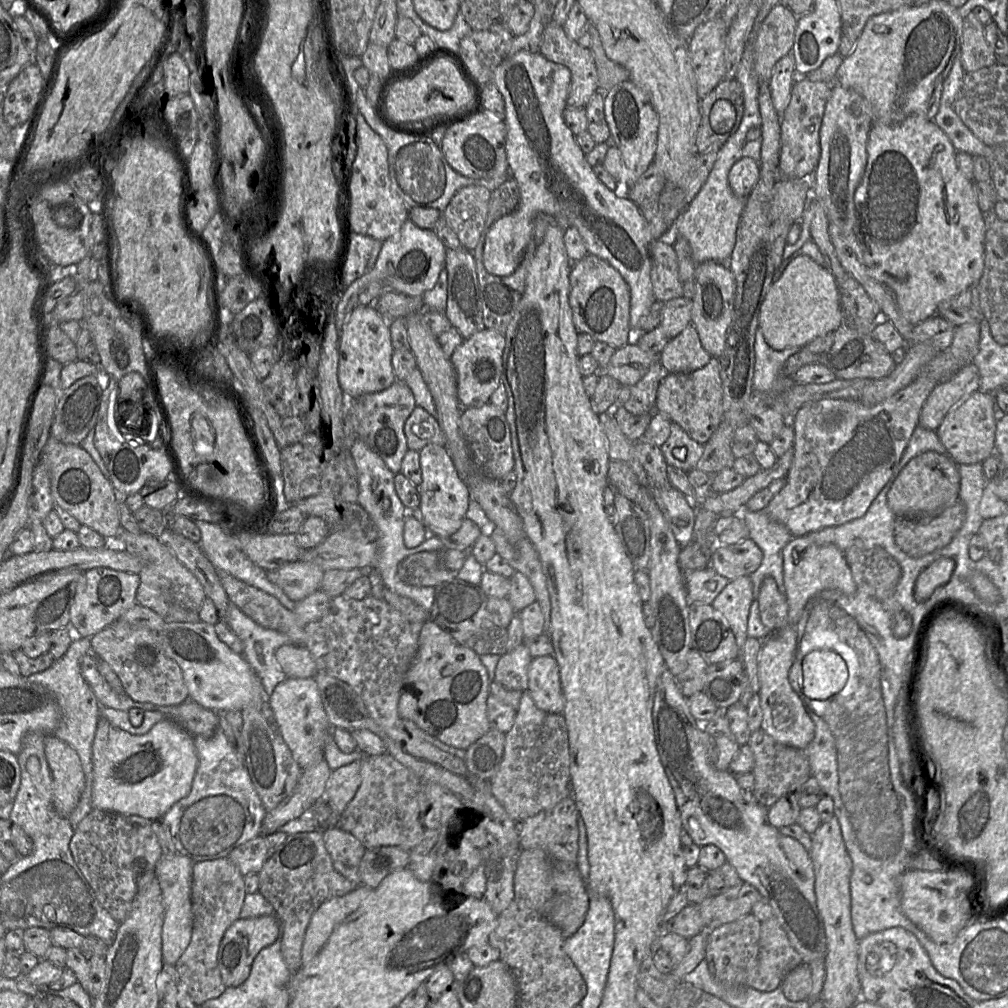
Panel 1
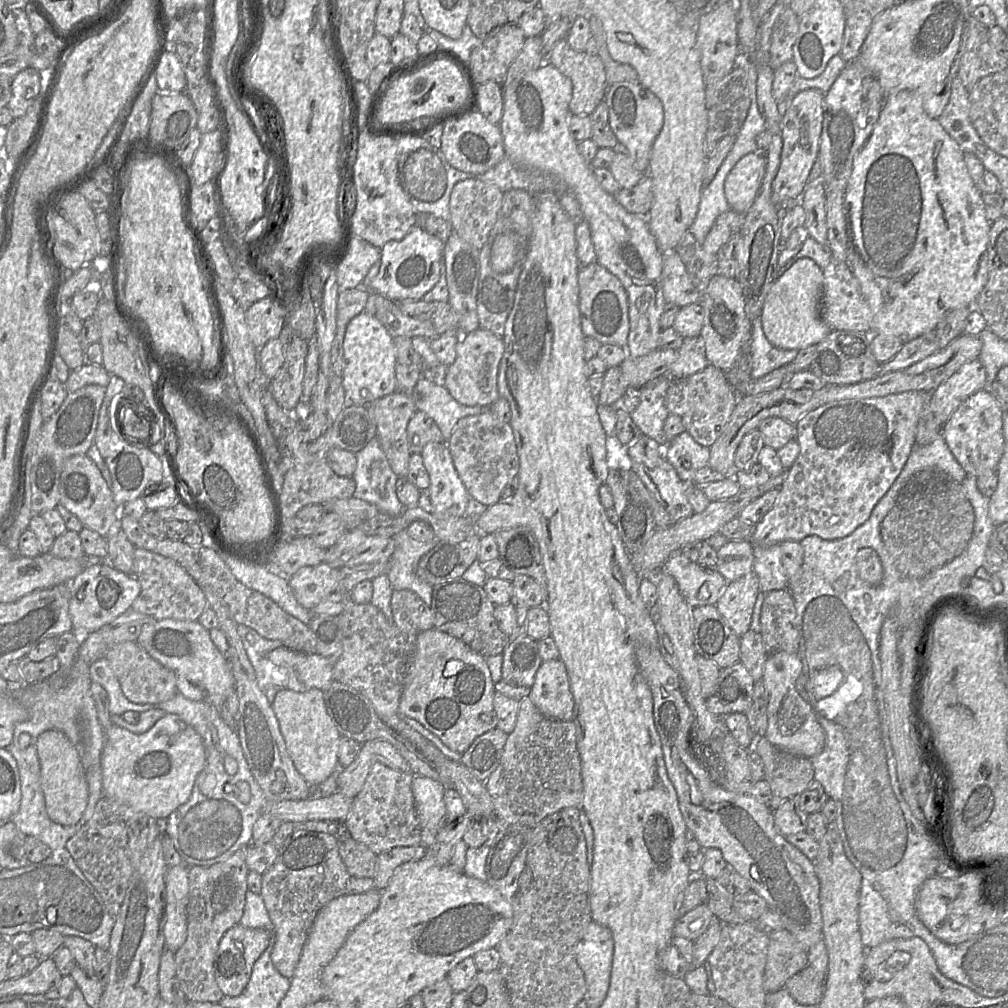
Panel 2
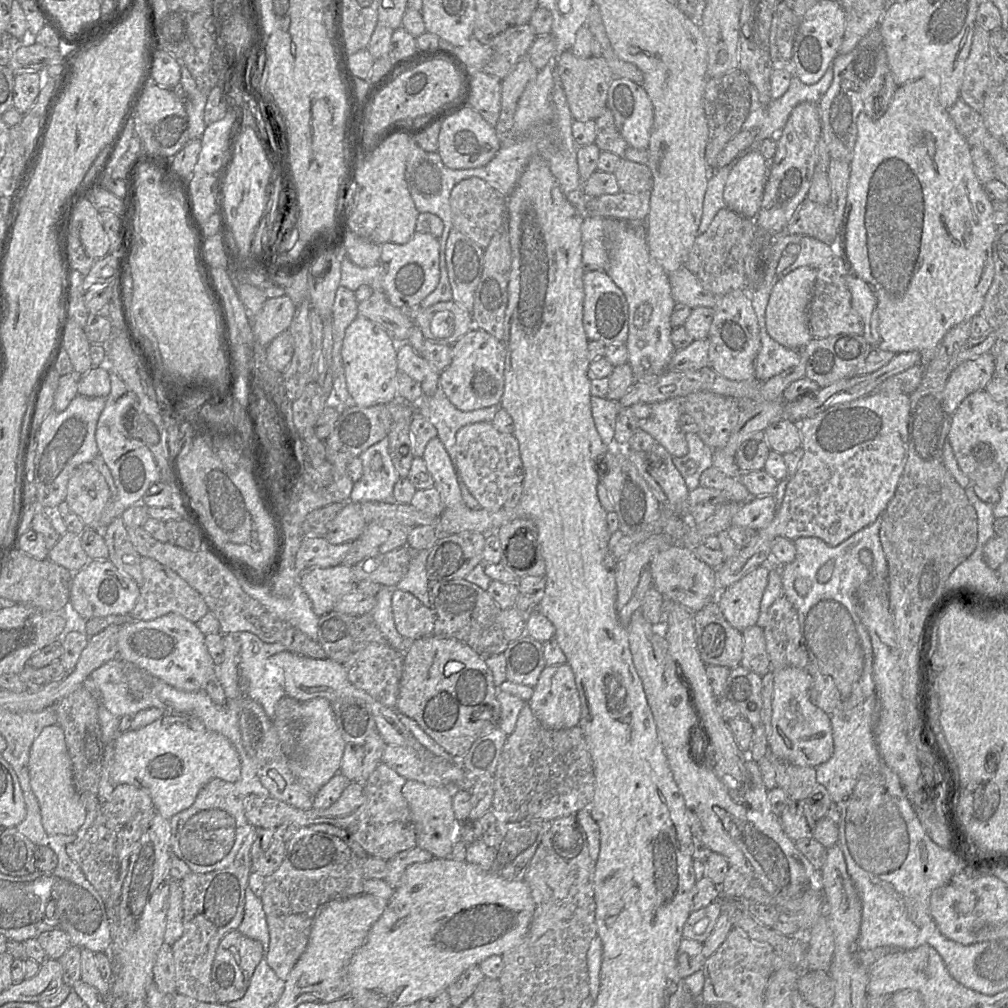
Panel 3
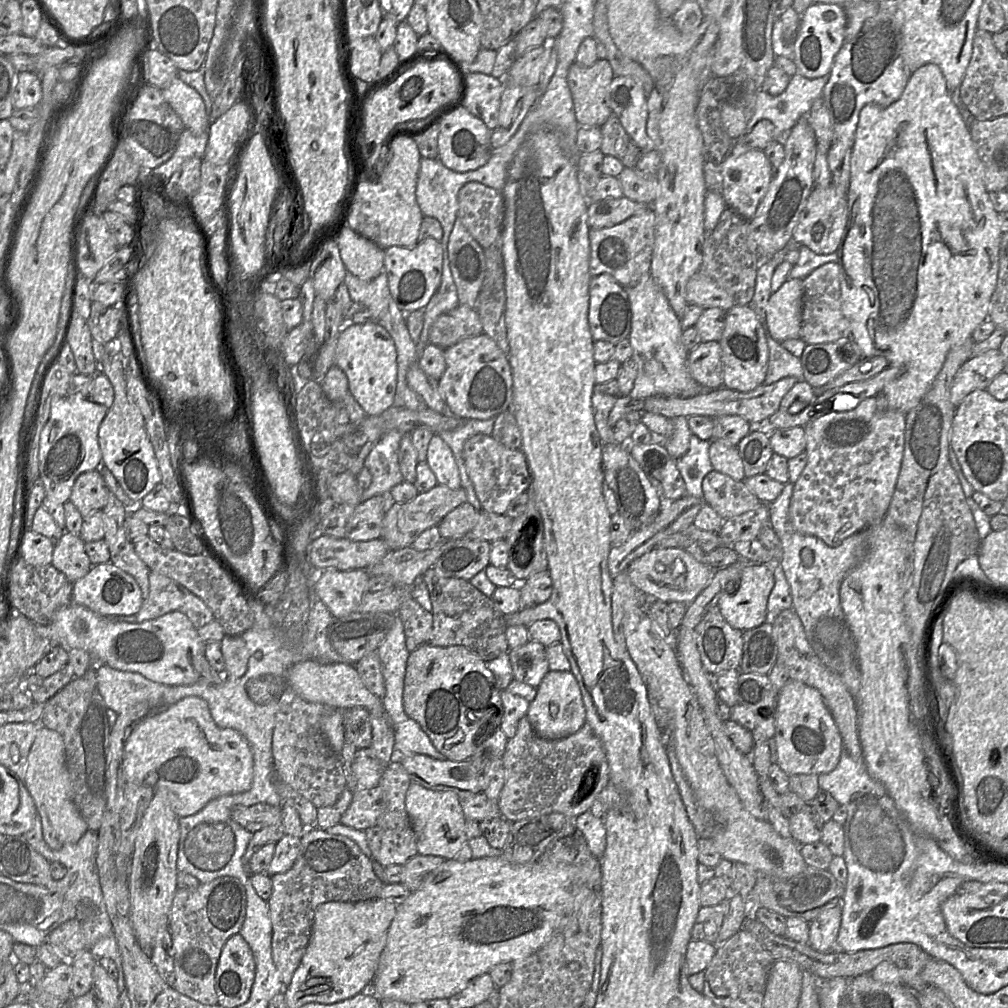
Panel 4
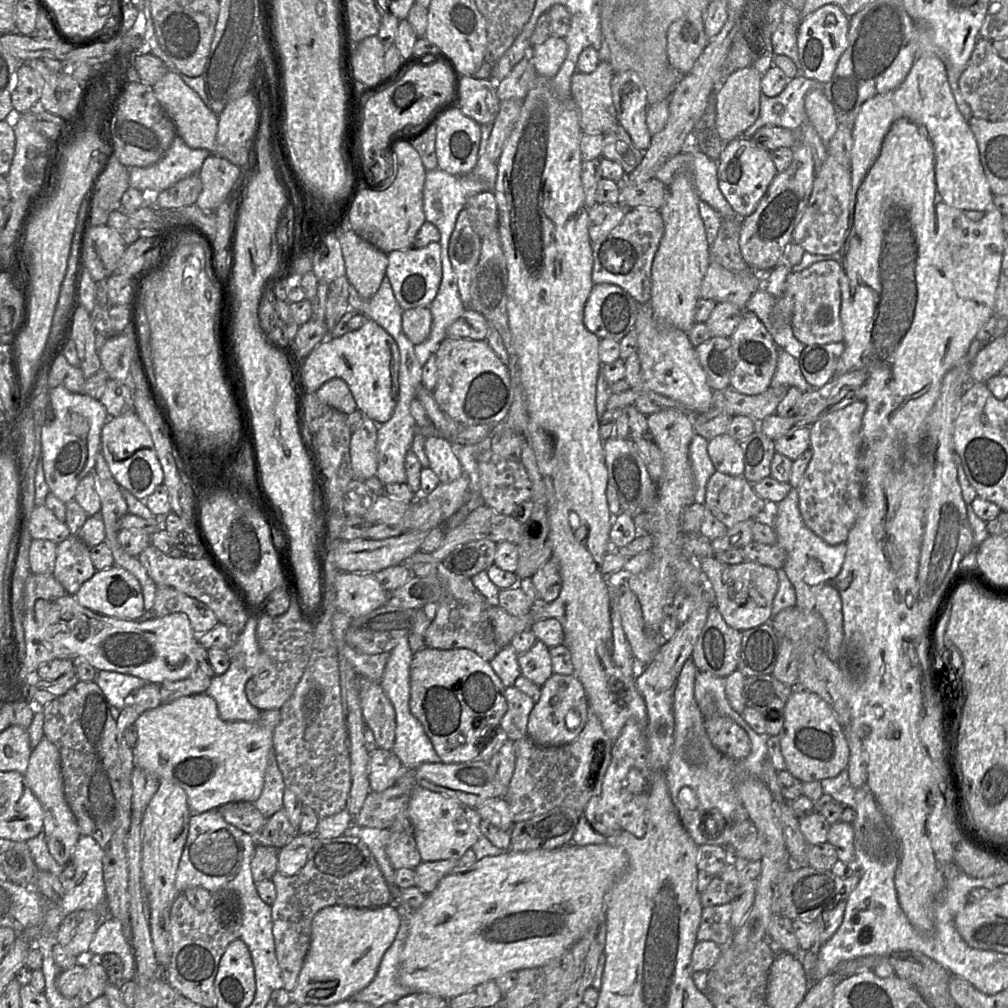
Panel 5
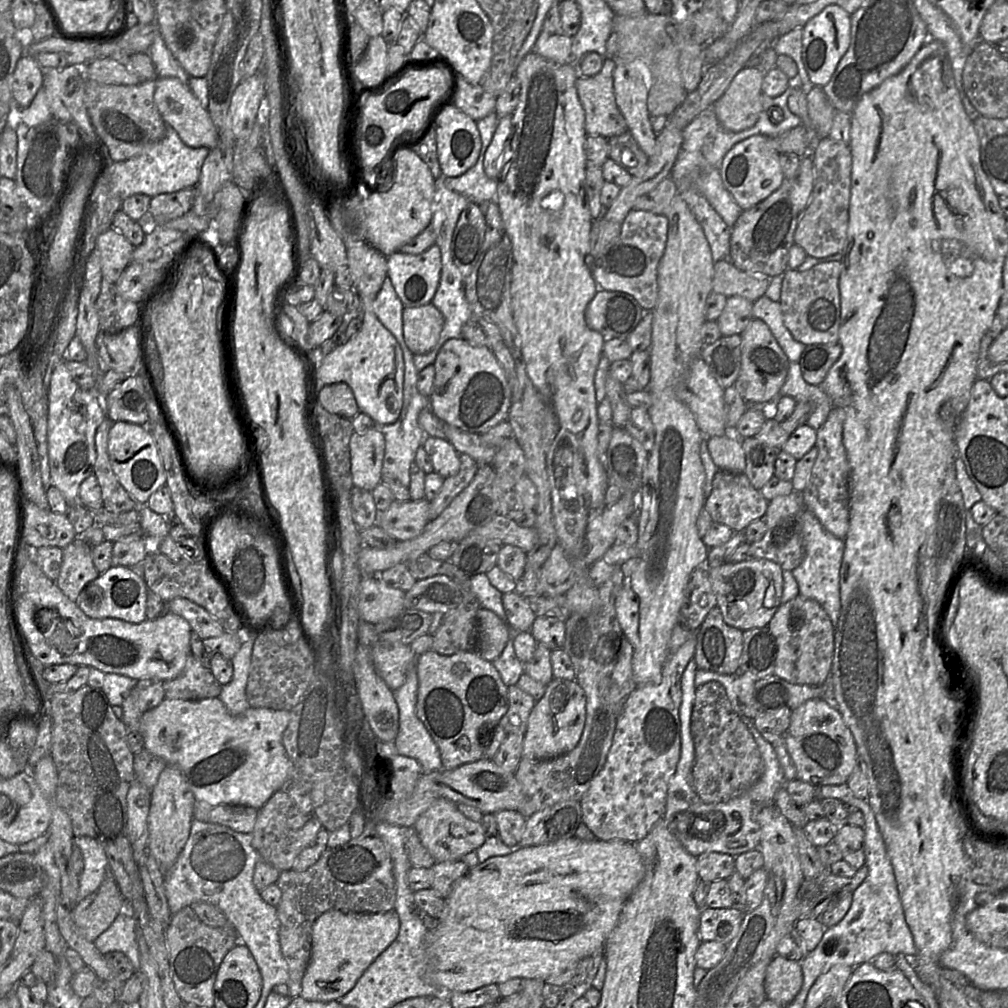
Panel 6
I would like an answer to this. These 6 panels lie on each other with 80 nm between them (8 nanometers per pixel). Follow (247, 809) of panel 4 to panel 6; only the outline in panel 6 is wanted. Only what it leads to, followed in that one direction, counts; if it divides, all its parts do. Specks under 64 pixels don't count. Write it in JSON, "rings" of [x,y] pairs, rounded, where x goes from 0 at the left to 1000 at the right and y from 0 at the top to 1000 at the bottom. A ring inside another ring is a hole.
{"rings":[[[195,795],[192,801],[192,812],[207,816],[225,819],[232,824],[250,826],[256,804],[240,799],[209,799]]]}

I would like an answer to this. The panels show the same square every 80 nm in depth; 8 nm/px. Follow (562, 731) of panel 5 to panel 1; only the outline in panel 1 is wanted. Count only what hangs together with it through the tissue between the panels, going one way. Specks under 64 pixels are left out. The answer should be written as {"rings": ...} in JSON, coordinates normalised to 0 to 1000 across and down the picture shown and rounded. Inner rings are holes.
{"rings":[[[549,651],[528,654],[524,662],[524,687],[535,703],[559,707],[561,693],[557,684],[555,661]]]}

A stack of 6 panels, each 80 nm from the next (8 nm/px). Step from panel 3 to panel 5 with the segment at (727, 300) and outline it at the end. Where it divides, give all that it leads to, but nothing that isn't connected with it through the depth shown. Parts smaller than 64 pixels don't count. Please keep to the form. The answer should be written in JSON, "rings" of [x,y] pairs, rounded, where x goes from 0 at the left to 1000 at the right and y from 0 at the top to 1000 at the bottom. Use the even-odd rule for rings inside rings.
{"rings":[[[737,307],[735,317],[724,333],[727,350],[727,367],[724,384],[739,392],[752,392],[760,388],[769,370],[773,344],[754,316],[746,310]]]}

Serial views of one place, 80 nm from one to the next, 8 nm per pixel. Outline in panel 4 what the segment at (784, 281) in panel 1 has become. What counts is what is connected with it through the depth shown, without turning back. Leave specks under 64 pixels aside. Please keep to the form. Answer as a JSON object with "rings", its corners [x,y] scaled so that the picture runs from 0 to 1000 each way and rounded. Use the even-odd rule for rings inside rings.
{"rings":[[[797,277],[781,279],[763,296],[760,305],[762,331],[773,340],[793,336],[797,298]]]}

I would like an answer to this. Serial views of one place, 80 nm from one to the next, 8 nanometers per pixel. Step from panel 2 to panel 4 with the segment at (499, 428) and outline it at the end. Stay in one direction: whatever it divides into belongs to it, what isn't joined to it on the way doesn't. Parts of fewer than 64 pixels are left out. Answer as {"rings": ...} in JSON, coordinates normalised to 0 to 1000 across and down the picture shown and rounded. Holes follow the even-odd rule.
{"rings":[[[472,431],[460,439],[459,454],[477,505],[494,511],[502,509],[507,497],[523,488],[527,472],[520,449],[493,438],[487,432]]]}

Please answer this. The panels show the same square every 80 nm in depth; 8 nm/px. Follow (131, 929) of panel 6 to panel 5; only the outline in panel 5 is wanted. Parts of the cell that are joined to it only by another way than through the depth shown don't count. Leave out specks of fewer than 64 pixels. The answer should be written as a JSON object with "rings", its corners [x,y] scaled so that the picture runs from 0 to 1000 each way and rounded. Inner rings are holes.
{"rings":[[[107,910],[99,918],[88,938],[88,944],[90,947],[116,946],[123,959],[121,974],[134,970],[135,953],[132,938],[117,912]]]}

